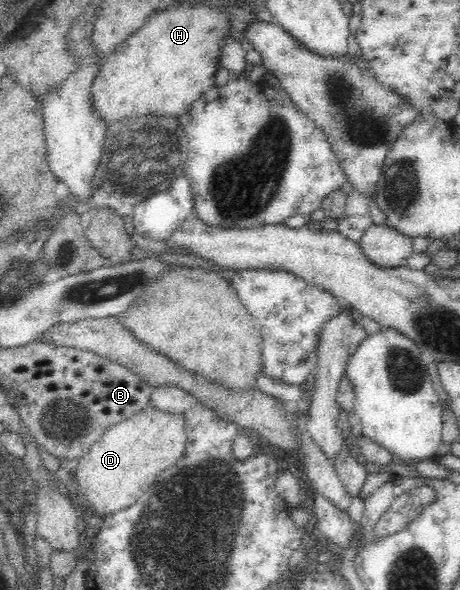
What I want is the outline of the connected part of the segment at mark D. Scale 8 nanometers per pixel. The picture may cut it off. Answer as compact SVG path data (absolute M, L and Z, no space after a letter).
M147 404L141 412L111 426L78 459L76 477L83 498L99 518L129 508L155 483L157 475L174 465L185 452L184 418Z

